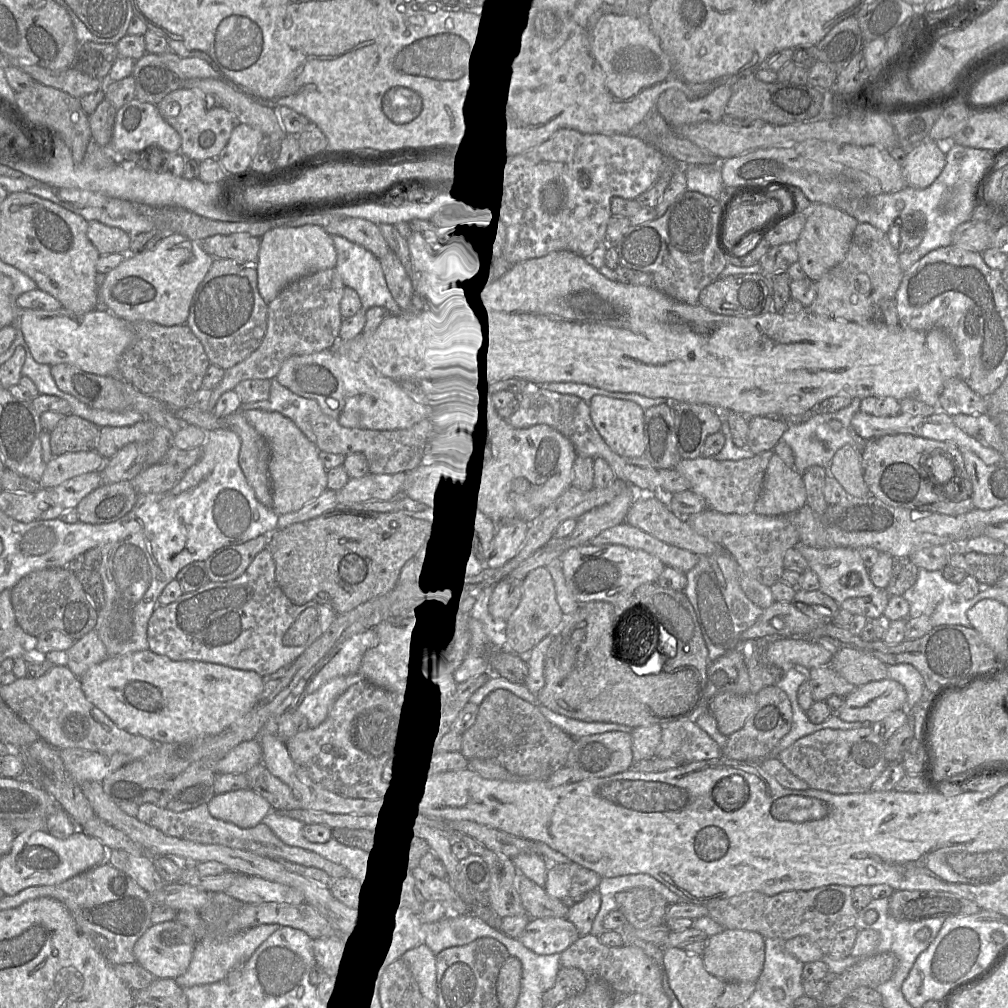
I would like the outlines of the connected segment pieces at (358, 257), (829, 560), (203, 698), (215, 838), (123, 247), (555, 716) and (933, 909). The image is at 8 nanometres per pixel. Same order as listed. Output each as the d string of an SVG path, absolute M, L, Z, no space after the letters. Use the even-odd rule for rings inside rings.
M334 235L331 237L337 254L335 269L344 285L354 289L358 293L362 304L361 310L379 306L386 308L390 315L403 313L388 289L379 259L364 247L342 236Z
M799 544L796 546L807 560L809 569L814 571L819 579L819 590L833 598L838 605L848 598L869 596L879 589L872 583L869 572L858 553L852 548L815 548ZM854 577L853 584L849 579Z
M149 649L107 657L92 666L79 680L87 700L120 729L148 738L158 745L220 733L247 714L258 703L263 691L263 678L254 671L196 660L173 661Z
M145 803L139 806L136 818L157 828L168 836L201 844L223 845L252 852L273 860L286 860L306 867L319 868L325 871L332 879L348 875L346 868L340 864L329 861L314 852L286 845L263 823L257 824L252 828L240 828L233 823L214 818L209 812L207 803L182 812L174 812L154 804Z
M92 220L88 222L87 236L100 255L128 254L131 236L120 228Z
M538 702L538 706L542 714L553 724L561 728L567 734L575 739L611 731L622 731L631 733L633 727L606 722L585 722L573 718L569 718L555 711L550 710L545 705Z
M895 890L888 903L888 913L897 921L967 916L980 911L970 900L936 890Z

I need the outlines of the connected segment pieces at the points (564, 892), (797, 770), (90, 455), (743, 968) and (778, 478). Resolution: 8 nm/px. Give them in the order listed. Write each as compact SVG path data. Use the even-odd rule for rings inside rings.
M575 862L550 864L544 889L550 896L563 900L597 890L601 878L596 872Z
M871 727L856 729L821 729L806 735L784 749L777 757L795 776L804 780L811 789L834 794L867 792L872 783L884 771L888 763L885 759L885 742L873 732Z
M96 450L68 452L54 456L45 465L39 480L40 487L52 489L73 477L99 471L105 461Z
M724 930L708 937L703 955L705 969L718 979L727 982L753 982L760 977L765 961L764 937L746 930Z
M774 454L768 462L754 513L766 516L790 515L806 505L806 498L802 474Z

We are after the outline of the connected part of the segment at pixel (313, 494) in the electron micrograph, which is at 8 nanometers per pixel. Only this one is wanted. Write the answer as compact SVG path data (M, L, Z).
M244 410L243 417L267 441L271 455L268 464L268 473L271 481L272 510L278 515L295 512L307 503L318 498L327 488L327 470L319 458L319 449L302 433L302 431L289 418L279 412L262 410Z

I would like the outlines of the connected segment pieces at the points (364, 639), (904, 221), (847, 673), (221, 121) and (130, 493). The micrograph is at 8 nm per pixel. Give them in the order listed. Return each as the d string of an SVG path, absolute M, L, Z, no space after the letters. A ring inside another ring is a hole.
M374 628L351 636L309 682L306 694L315 692L333 678L358 674L364 653L377 643L378 638Z
M914 211L909 212L906 216L899 216L890 227L887 234L893 248L895 248L898 253L902 253L917 248L922 242L926 230L927 224L925 215L921 211Z
M852 648L834 651L830 665L842 678L856 687L888 678L887 665L876 657Z
M183 86L167 94L156 106L161 117L180 134L180 153L185 159L198 162L217 158L237 124L234 116L225 108L212 105L206 95Z
M127 480L101 484L77 505L78 519L89 524L115 522L132 510L138 496Z

